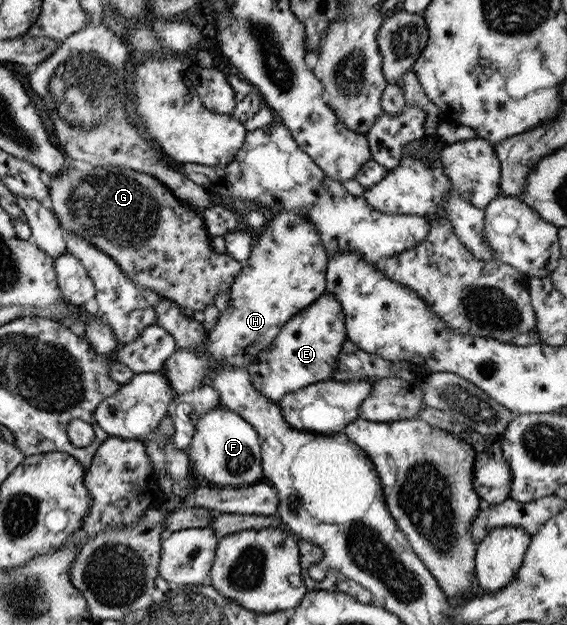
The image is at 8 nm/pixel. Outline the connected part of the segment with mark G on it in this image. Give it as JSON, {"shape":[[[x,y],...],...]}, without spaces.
{"shape":[[[92,166],[92,168],[64,168],[58,176],[43,176],[47,188],[50,201],[51,211],[59,218],[59,225],[62,230],[73,232],[76,236],[79,236],[85,242],[92,244],[94,248],[97,248],[100,252],[103,252],[106,256],[109,256],[116,264],[117,267],[124,272],[124,276],[132,281],[137,287],[149,294],[157,294],[157,296],[163,296],[171,302],[174,302],[178,307],[184,308],[184,310],[190,310],[195,312],[202,312],[206,306],[213,304],[212,297],[217,292],[229,291],[230,283],[235,279],[236,273],[240,270],[242,262],[234,260],[230,255],[218,254],[211,249],[210,234],[206,230],[202,215],[195,211],[192,207],[189,207],[186,203],[181,203],[172,193],[171,190],[162,184],[158,179],[152,176],[135,172],[134,170],[119,168],[116,166]]]}

